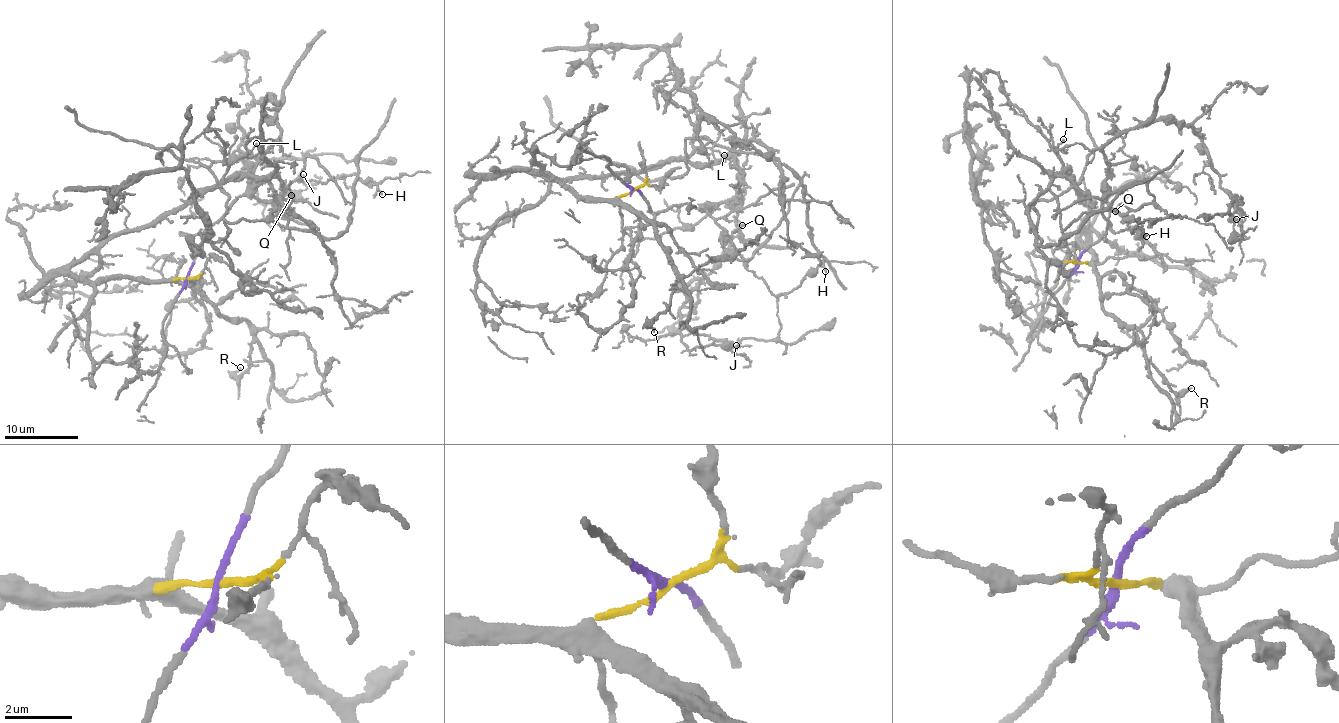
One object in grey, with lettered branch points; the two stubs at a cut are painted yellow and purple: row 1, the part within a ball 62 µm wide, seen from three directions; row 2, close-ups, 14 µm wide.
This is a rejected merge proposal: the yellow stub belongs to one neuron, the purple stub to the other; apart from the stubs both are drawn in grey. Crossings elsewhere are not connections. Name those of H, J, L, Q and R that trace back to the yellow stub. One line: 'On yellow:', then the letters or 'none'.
On yellow: L, R

